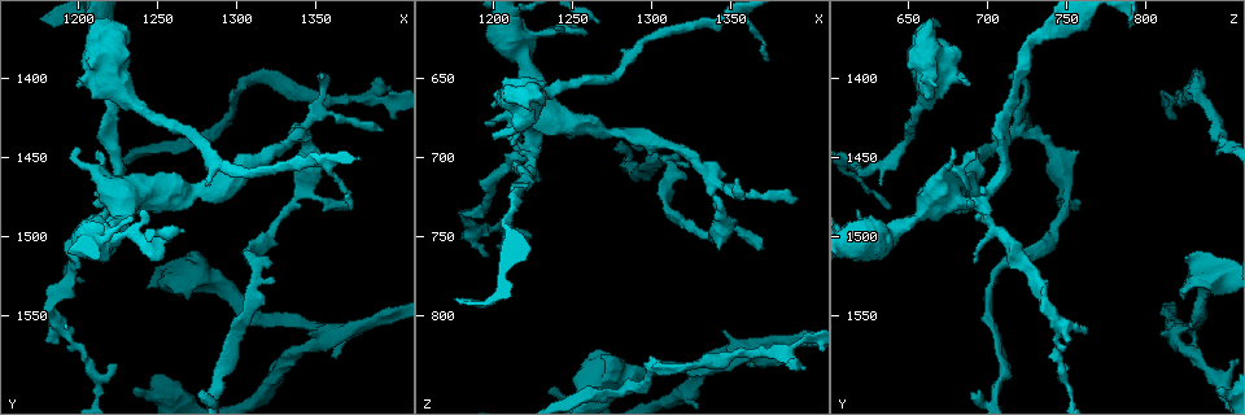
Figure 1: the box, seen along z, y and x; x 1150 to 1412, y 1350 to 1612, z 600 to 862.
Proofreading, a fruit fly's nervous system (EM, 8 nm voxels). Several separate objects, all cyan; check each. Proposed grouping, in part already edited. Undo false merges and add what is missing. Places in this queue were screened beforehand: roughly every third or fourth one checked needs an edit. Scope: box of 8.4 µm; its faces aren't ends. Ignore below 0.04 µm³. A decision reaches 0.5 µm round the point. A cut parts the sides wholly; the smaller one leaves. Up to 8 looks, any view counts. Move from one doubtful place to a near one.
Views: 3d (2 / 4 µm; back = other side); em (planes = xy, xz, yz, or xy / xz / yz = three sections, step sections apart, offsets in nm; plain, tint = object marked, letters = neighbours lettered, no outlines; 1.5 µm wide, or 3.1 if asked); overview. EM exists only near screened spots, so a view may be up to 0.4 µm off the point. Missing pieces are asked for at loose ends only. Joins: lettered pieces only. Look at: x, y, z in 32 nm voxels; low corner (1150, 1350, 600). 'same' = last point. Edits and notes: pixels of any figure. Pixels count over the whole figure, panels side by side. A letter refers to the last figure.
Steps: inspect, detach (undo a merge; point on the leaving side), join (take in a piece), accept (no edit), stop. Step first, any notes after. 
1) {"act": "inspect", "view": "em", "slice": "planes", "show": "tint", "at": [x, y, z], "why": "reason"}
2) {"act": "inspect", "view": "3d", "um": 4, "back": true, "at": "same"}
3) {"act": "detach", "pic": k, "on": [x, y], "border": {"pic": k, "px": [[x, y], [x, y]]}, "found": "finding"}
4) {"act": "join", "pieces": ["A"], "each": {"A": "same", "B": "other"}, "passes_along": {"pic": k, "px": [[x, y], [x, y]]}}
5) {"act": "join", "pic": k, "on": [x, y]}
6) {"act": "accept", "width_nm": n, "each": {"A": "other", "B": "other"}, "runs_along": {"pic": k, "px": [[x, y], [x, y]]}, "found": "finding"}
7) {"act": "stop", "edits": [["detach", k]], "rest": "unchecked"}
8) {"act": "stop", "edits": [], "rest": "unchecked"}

{"act": "inspect", "view": "3d", "um": 2, "at": [1236, 1598, 844], "why": "end of a long branch"}

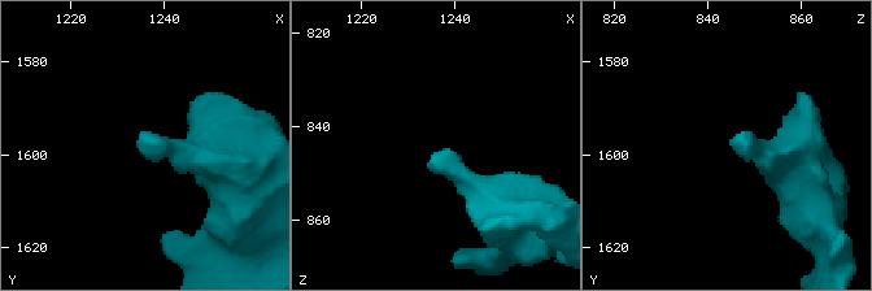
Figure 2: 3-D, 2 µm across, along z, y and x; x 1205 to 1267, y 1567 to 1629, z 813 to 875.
{"act": "inspect", "view": "em", "slice": "planes", "show": "letters", "at": [1236, 1597, 845], "why": "shape alone is not enough"}

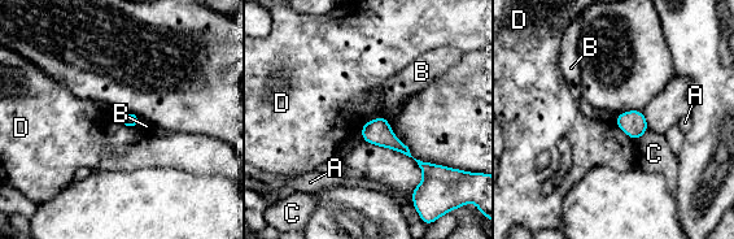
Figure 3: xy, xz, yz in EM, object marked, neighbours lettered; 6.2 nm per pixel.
{"act": "accept", "each": {"A": "other", "B": "other", "C": "other", "D": "other"}, "found": "none of them fits"}

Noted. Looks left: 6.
{"act": "inspect", "view": "3d", "um": 4, "at": [1306, 1544, 834], "why": "sudden change in width"}

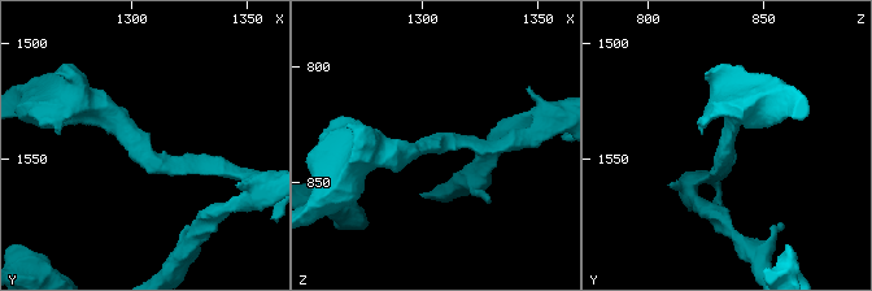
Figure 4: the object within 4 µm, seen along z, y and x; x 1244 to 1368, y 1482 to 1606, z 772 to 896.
{"act": "inspect", "view": "em", "slice": "planes", "show": "plain", "at": [1305, 1542, 835]}

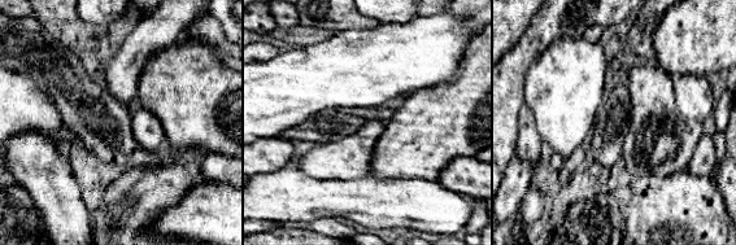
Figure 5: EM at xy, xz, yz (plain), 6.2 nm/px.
{"act": "inspect", "view": "em", "slice": "planes", "show": "letters", "at": "same", "why": "what lies round it"}

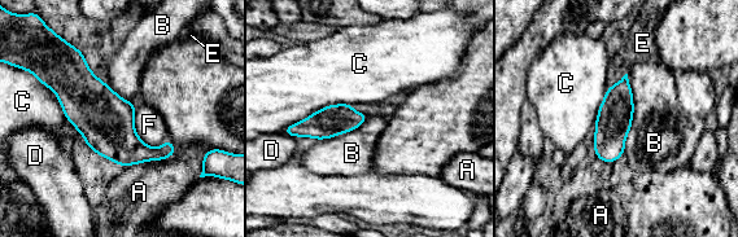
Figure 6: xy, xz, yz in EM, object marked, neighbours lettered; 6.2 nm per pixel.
{"act": "accept", "each": {"A": "other", "B": "other", "C": "other", "D": "other", "E": "other", "F": "other"}, "border": {"pic": 6, "px": [[627, 73], [633, 119], [623, 153]]}, "found": "continuous, no second neuron"}

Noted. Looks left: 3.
{"act": "inspect", "view": "3d", "um": 4, "at": [1356, 1556, 820], "why": "side arm on a straight run"}

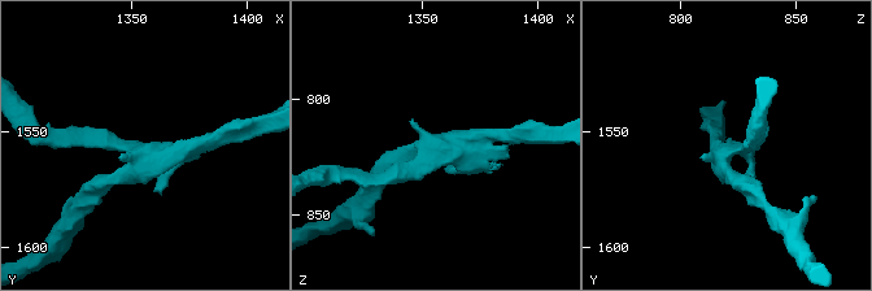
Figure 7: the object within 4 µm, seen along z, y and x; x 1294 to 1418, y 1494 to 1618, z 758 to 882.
{"act": "inspect", "view": "em", "slice": "planes", "show": "tint", "at": [1355, 1557, 821], "why": "need the tissue"}

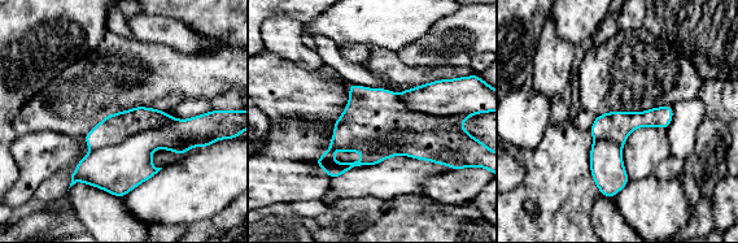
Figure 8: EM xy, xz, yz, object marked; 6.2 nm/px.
{"act": "inspect", "view": "em", "slice": "planes", "show": "letters", "at": "same"}

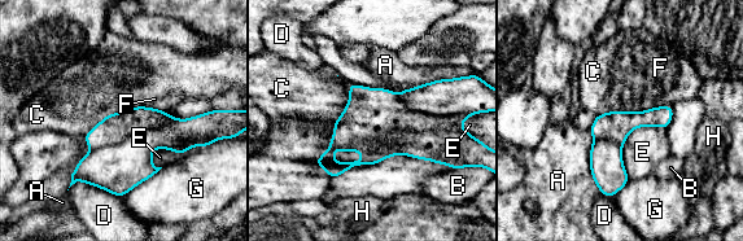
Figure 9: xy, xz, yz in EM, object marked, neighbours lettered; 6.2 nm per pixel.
{"act": "detach", "pic": 9, "on": [118, 169], "width_nm": 220, "each": {"A": "other", "B": "other", "C": "other", "D": "other", "E": "other", "F": "other", "G": "other", "H": "other"}, "part_leaving": {"pic": 9, "px": [[201, 118], [119, 167], [74, 176]]}, "found": "a second neuron is stuck on"}

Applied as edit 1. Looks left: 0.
{"act": "stop", "edits": [["detach", 9]], "rest": "unchecked"}

